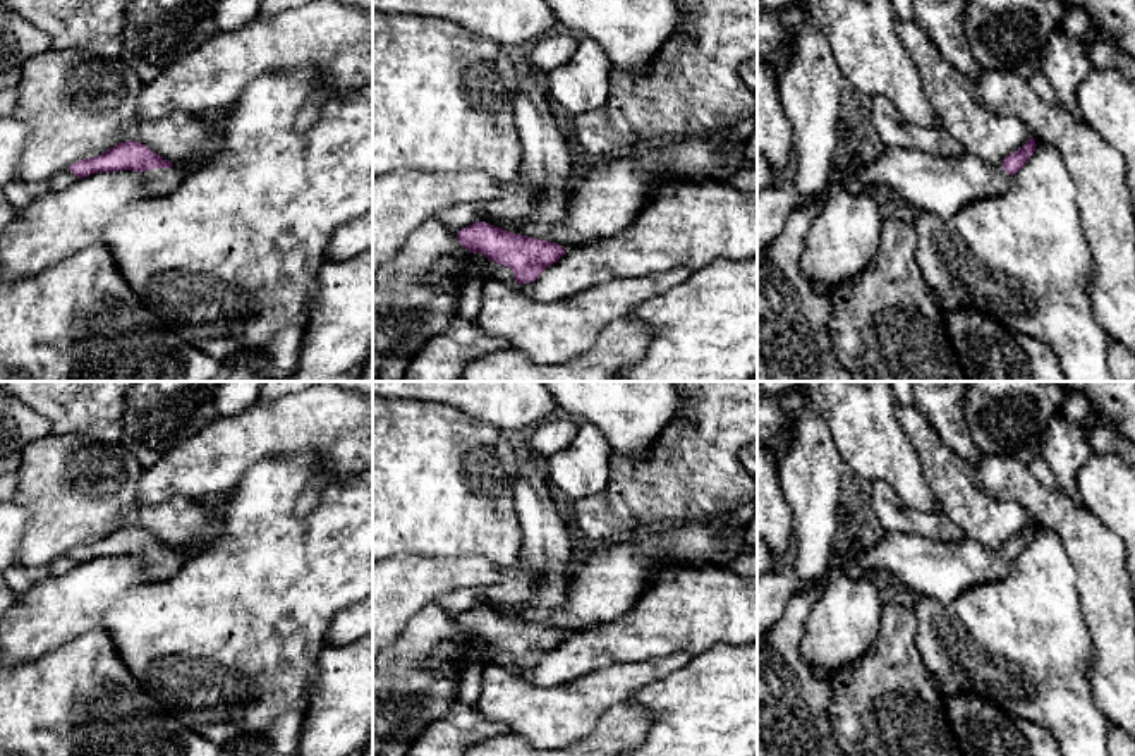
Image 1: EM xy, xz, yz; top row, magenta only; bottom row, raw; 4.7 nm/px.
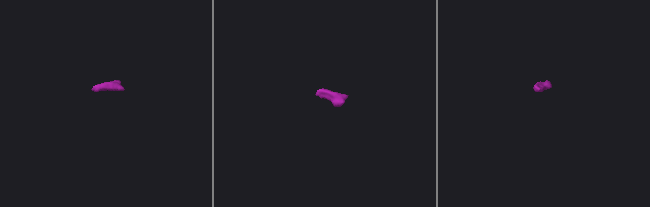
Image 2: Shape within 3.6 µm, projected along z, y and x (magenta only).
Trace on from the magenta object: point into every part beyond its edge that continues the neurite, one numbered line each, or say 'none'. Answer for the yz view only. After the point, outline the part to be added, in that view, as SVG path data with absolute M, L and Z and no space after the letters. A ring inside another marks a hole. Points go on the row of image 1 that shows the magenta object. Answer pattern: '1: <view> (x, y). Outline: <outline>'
1: yz (943, 186). Outline: M884 146L871 163L859 163L847 175L845 189L850 194L871 194L874 187L886 187L895 194L895 199L934 213L939 218L950 218L970 201L1003 194L1010 180L1011 175L1001 165L987 167L977 156L944 158L913 148Z

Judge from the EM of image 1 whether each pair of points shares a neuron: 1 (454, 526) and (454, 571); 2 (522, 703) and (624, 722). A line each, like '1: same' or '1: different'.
1: different
2: different

